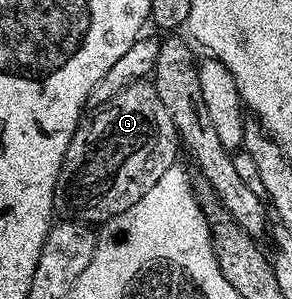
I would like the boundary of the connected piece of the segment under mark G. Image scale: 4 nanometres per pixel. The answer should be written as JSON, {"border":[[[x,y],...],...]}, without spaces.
{"border":[[[150,80],[128,84],[123,90],[116,92],[116,96],[112,96],[112,100],[108,100],[102,106],[97,107],[91,114],[94,115],[91,116],[90,122],[89,118],[83,121],[68,144],[68,152],[62,161],[62,170],[58,173],[56,188],[54,189],[54,208],[63,219],[71,222],[105,224],[108,219],[114,218],[120,212],[128,212],[128,208],[132,208],[132,204],[136,204],[136,200],[140,200],[144,196],[144,192],[148,192],[152,188],[152,184],[156,184],[156,180],[160,180],[160,176],[164,176],[164,172],[168,172],[168,168],[175,165],[177,158],[174,157],[177,156],[178,150],[180,154],[180,143],[176,128],[172,124],[172,116],[168,116],[168,110],[164,108],[164,104],[160,104],[160,96],[156,96],[156,88],[153,81]]]}

